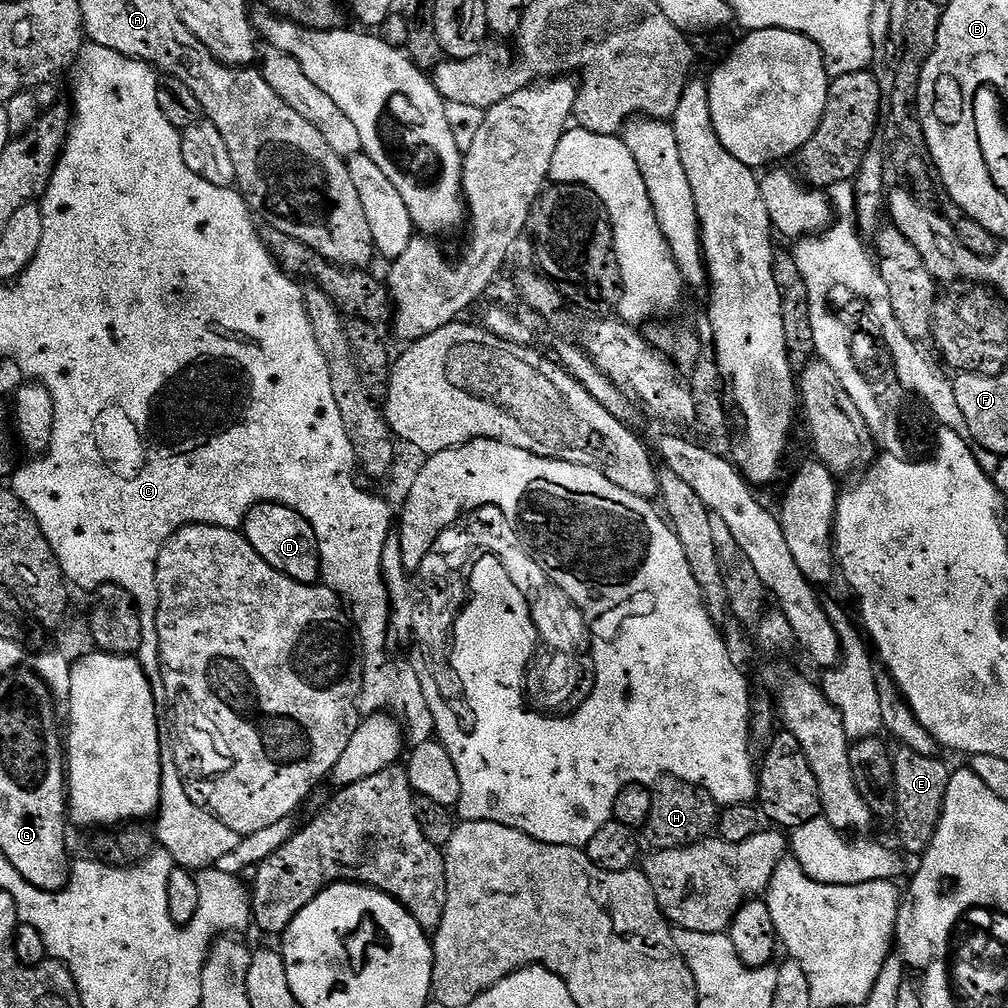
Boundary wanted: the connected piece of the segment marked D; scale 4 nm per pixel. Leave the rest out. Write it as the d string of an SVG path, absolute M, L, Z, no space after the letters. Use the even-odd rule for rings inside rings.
M254 505L250 514L244 519L242 531L244 537L250 542L250 546L254 546L254 550L258 550L258 554L262 554L262 558L266 558L266 562L274 566L274 570L303 584L315 584L321 579L318 538L310 522L306 522L306 518L302 518L302 514L298 514L290 506Z

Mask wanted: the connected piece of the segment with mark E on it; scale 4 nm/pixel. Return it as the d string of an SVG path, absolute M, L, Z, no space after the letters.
M903 746L897 749L892 757L894 770L892 790L896 794L894 825L896 824L896 832L900 835L899 847L905 853L908 851L923 854L932 840L932 835L936 833L936 827L940 825L940 815L944 813L944 799L950 768L947 768L942 761L936 760L935 755L918 754Z

